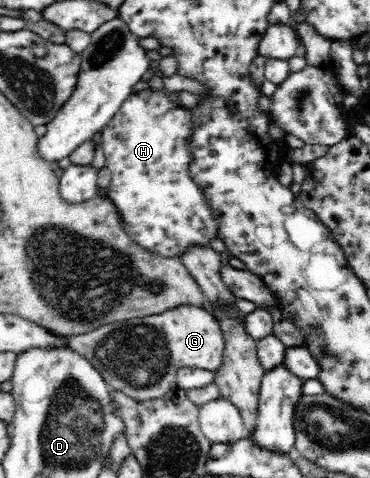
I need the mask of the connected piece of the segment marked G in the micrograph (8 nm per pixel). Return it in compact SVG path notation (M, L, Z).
M179 305L159 315L113 322L67 338L69 349L98 369L111 390L135 401L165 397L178 387L175 375L181 369L207 369L214 373L223 363L224 339L218 320L205 307L193 305Z

